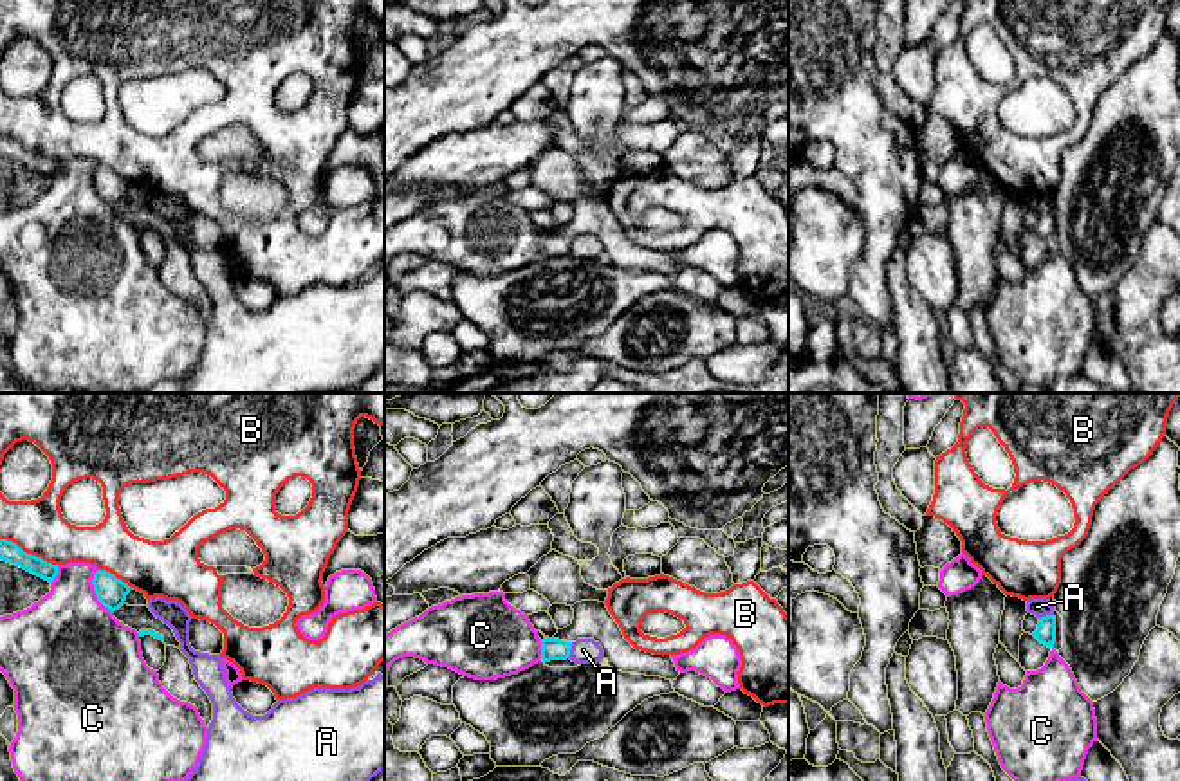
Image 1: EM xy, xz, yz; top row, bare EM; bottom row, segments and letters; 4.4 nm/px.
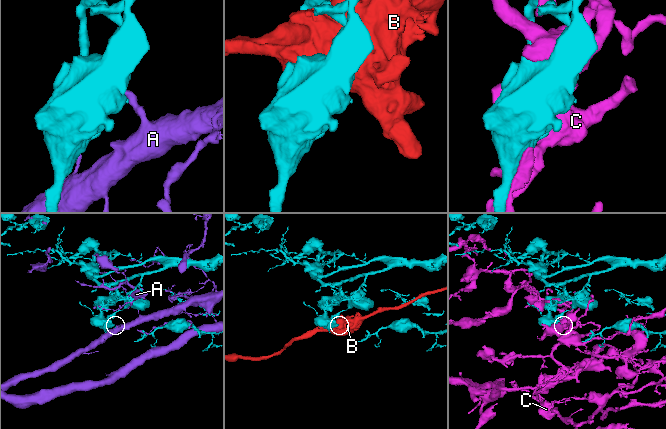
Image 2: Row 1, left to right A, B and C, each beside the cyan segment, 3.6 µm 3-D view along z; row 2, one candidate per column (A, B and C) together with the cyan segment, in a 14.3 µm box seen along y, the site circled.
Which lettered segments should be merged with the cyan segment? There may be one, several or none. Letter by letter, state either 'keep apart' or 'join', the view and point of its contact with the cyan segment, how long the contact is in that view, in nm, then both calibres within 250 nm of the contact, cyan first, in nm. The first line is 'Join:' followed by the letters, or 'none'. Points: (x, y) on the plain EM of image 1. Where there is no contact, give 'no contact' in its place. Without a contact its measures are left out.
Join: none
A: keep apart | xz (571, 244) | 80 nm | 100/110 nm
B: keep apart | xy (29, 150) | 280 nm | 90/240 nm
C: keep apart | xy (94, 186) | 200 nm | 130/440 nm

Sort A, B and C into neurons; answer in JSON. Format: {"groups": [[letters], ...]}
{"groups": [["A"], ["B"], ["C"]]}

